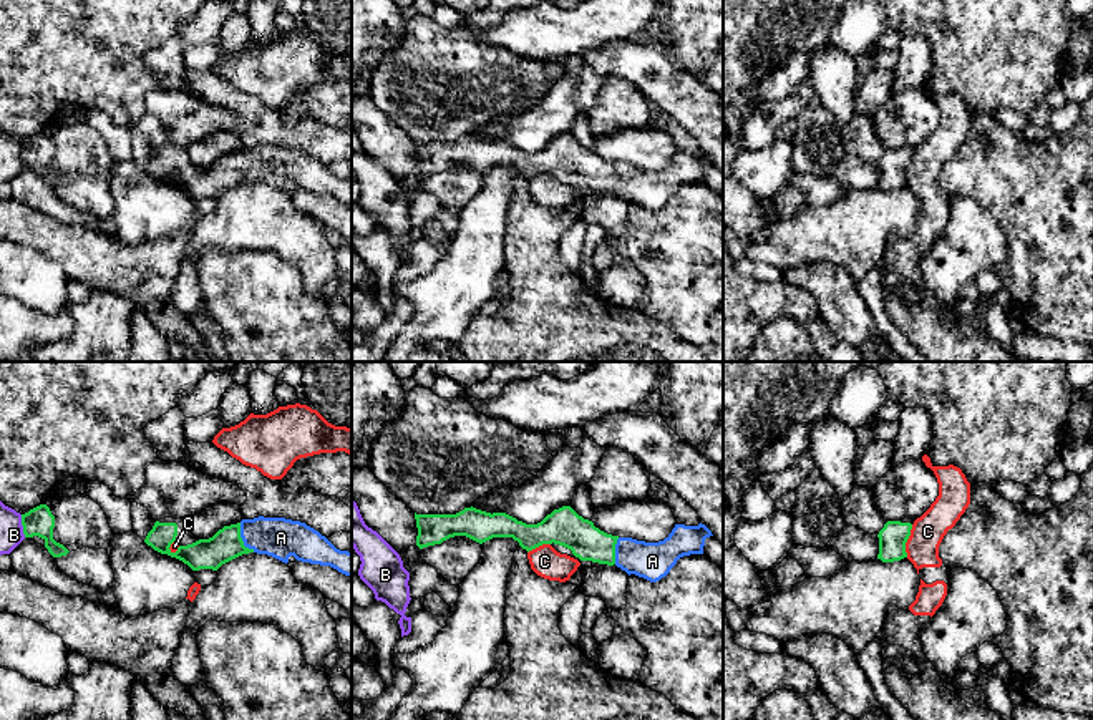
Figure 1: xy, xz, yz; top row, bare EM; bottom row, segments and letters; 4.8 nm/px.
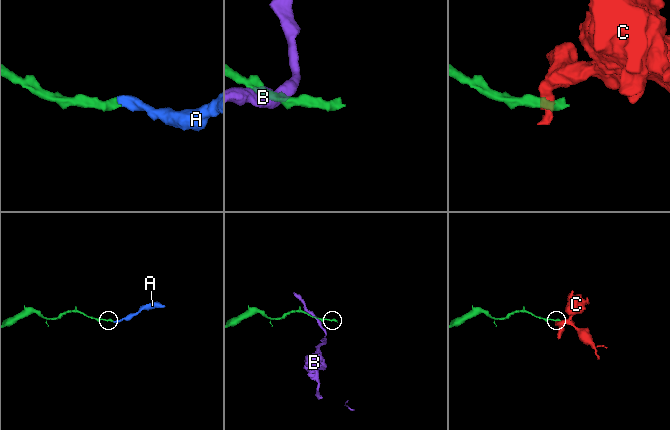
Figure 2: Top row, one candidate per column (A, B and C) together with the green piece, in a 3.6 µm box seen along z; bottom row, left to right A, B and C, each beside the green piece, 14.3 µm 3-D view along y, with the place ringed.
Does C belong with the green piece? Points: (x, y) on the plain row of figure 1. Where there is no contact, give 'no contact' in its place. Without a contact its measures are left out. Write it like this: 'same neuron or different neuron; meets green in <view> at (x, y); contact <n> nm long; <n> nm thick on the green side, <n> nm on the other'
different neuron; meets green in yz at (906, 170); contact 160 nm long; 140 nm thick on the green side, 160 nm on the other

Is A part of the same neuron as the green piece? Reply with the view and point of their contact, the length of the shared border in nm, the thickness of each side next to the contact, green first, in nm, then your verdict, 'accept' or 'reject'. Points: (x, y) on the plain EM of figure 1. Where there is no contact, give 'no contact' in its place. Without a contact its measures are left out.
xy (241, 168) | 160 nm | 160/200 nm | accept

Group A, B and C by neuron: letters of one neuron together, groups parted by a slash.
A / B / C

